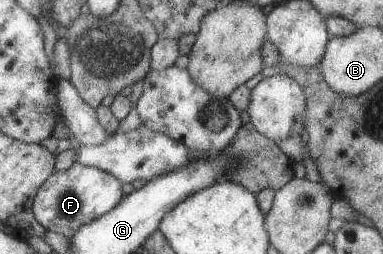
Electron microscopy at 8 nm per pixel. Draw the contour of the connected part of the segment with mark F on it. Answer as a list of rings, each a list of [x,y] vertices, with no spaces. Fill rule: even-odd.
[[[76,162],[67,171],[55,171],[42,183],[34,199],[33,213],[48,232],[73,238],[82,225],[88,225],[98,217],[110,213],[122,201],[122,187],[123,184],[112,173]]]

